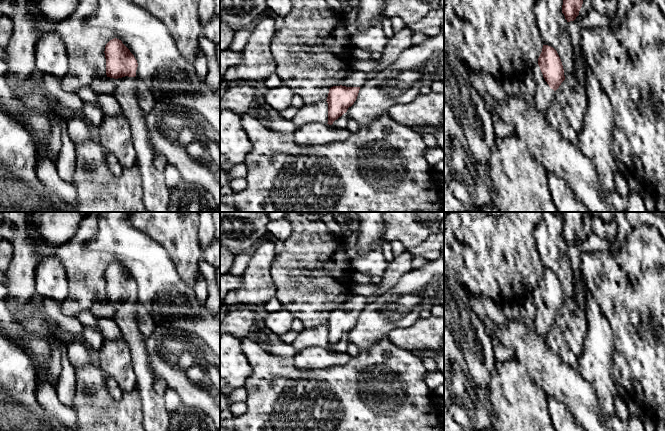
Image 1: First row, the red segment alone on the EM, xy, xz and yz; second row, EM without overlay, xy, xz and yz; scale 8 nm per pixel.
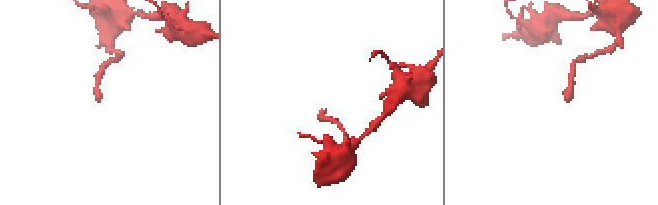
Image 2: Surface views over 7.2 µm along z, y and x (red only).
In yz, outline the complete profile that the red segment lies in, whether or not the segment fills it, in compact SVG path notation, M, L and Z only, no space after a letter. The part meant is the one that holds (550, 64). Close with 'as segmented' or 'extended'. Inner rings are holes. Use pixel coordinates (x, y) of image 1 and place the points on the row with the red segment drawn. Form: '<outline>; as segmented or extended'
M543 45L538 64L534 66L531 77L535 82L533 107L546 116L554 101L554 92L565 80L561 59L553 47Z; extended

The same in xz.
M362 71L351 72L342 79L340 86L333 86L329 89L328 123L332 125L335 120L347 112L357 99L360 87L367 80L366 74Z; extended

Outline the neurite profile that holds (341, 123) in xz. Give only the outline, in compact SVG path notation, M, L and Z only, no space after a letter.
M344 113L341 117L339 117L337 120L335 120L332 124L332 126L339 128L339 129L345 129L347 127L349 117L346 113Z

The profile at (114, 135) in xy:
M124 114L105 116L100 127L95 130L95 138L106 152L117 158L122 167L136 164L132 132Z

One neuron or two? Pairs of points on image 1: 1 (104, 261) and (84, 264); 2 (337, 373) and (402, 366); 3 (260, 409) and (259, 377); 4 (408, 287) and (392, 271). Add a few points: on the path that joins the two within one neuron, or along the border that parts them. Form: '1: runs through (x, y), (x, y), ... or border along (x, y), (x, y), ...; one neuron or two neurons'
1: runs through (99, 261), (89, 264); one neuron
2: runs through (353, 363), (356, 360), (386, 360); one neuron
3: runs through (260, 401), (259, 385); one neuron
4: border along (411, 268), (382, 294); two neurons

